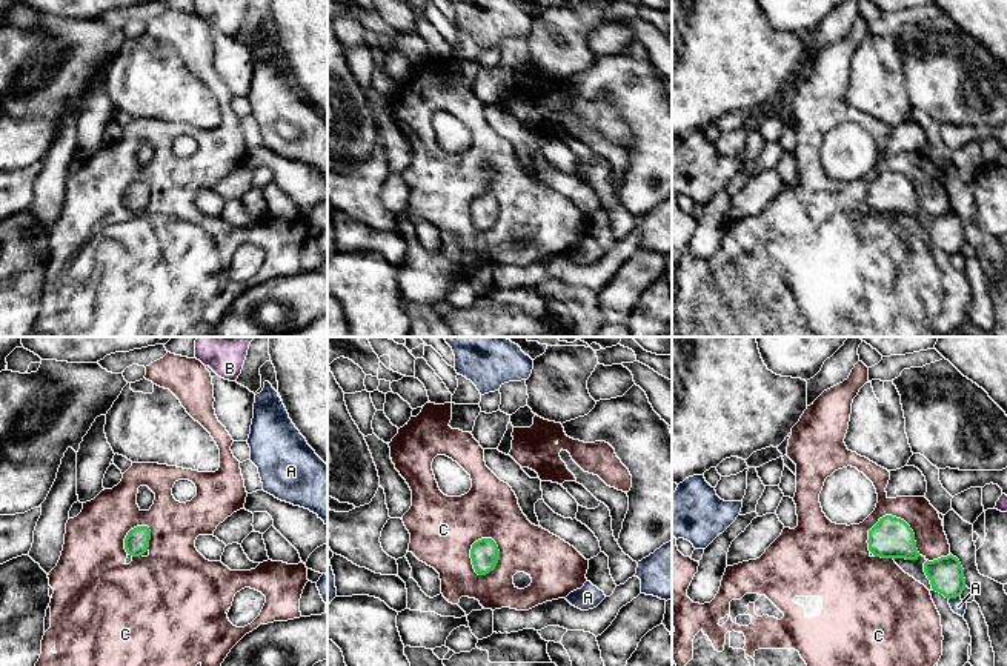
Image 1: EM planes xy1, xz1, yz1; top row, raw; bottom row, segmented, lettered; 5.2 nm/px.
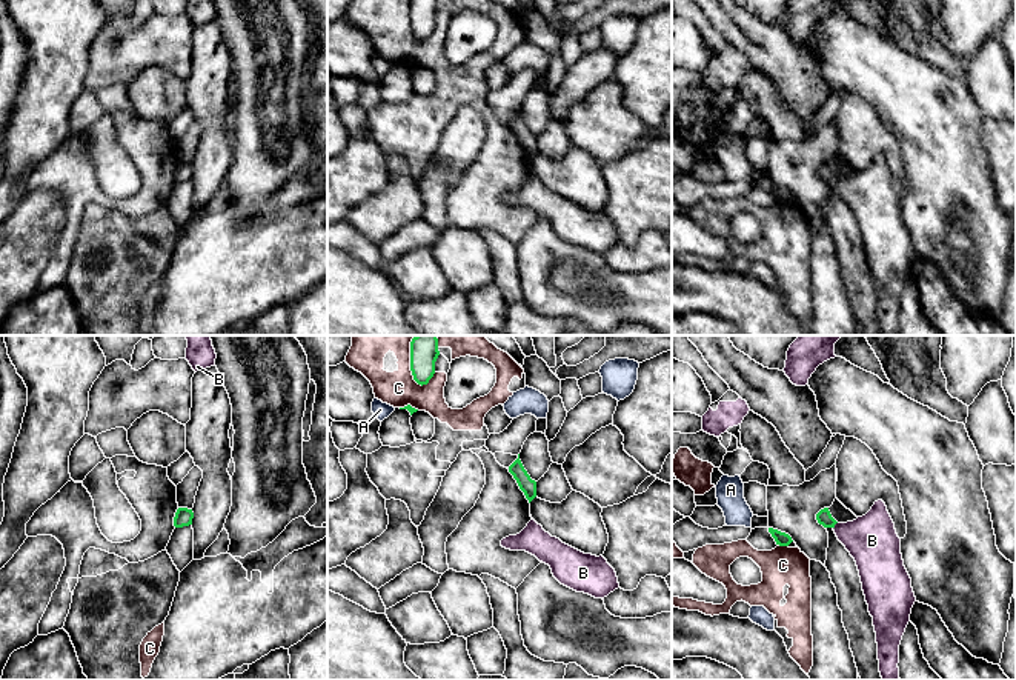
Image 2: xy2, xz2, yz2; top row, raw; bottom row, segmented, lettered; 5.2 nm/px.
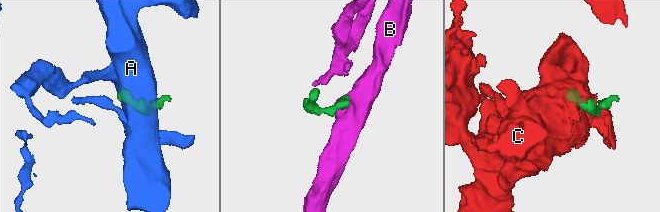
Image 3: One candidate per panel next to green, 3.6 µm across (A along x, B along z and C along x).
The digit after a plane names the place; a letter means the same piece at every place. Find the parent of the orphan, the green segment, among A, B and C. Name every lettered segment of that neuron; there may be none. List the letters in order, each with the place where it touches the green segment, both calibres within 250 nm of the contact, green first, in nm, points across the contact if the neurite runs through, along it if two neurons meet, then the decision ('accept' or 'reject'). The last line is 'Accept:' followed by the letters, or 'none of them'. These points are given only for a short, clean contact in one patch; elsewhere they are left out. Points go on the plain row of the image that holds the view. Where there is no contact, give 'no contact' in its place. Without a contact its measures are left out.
A: yz1 (953, 253) | 190/80 nm | reject
B: yz2 (835, 179) | 80/260 nm | across yz2 (824, 173), (835, 179), (849, 190), (872, 196) | accept
C: xz1 (498, 214) | 150/280 nm | reject
Accept: B

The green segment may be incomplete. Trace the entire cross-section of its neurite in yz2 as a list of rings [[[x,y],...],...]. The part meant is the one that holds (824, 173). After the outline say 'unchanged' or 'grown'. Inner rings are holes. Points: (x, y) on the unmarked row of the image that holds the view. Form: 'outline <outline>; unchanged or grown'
outline [[[882,155],[853,177],[838,178],[828,163],[816,169],[824,183],[832,183],[838,195],[855,214],[878,298],[882,335],[899,334],[899,300],[916,257],[911,234],[904,222],[901,194]]]; grown

